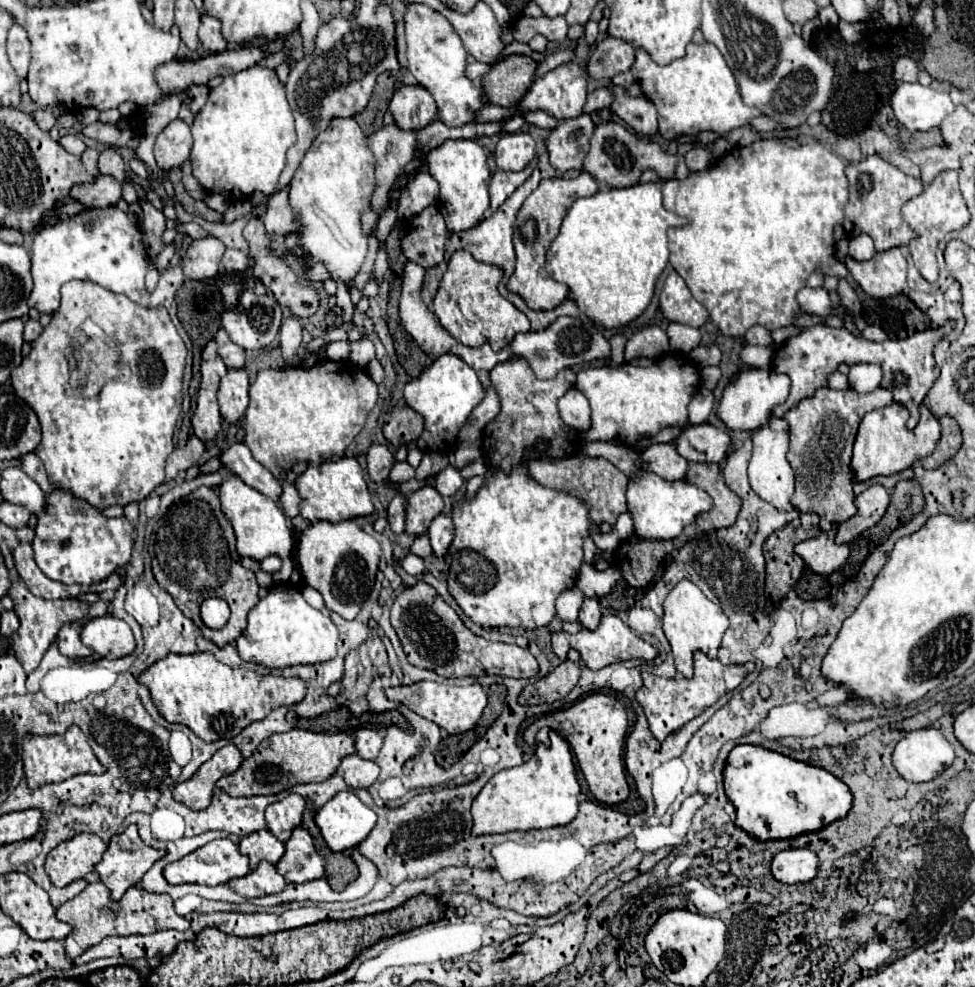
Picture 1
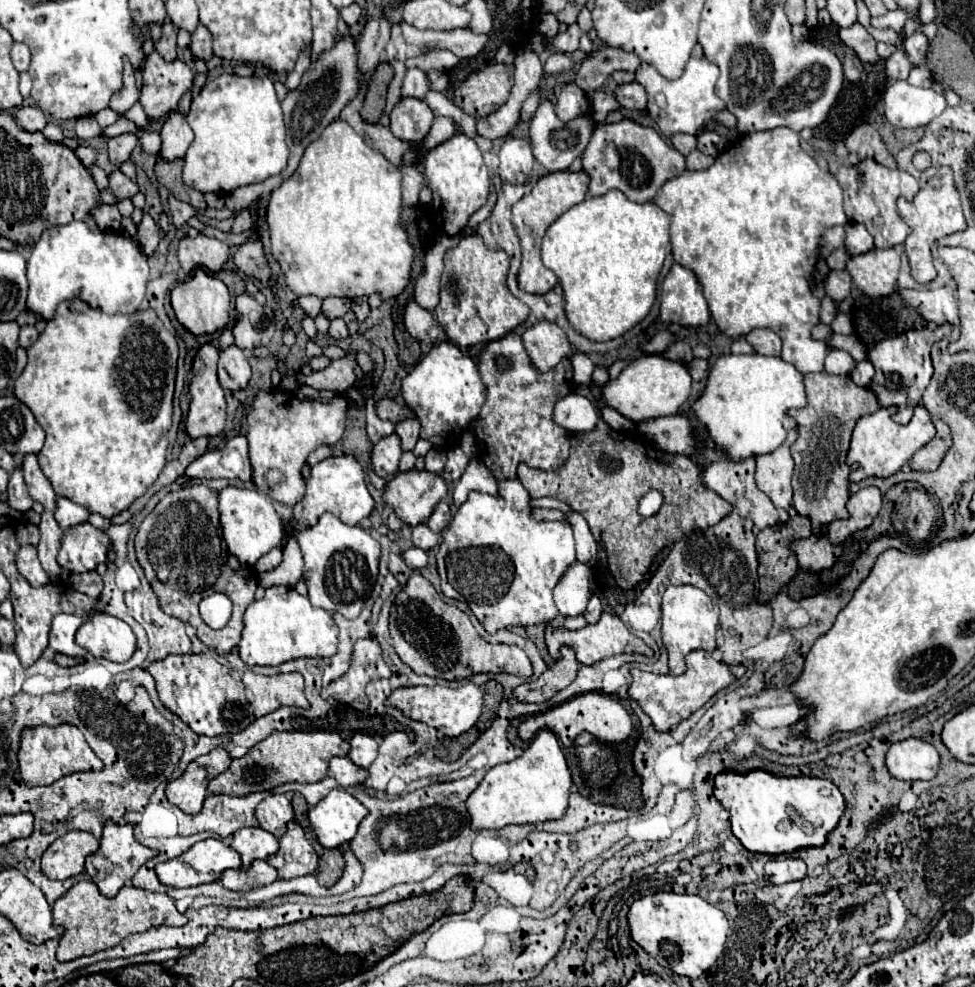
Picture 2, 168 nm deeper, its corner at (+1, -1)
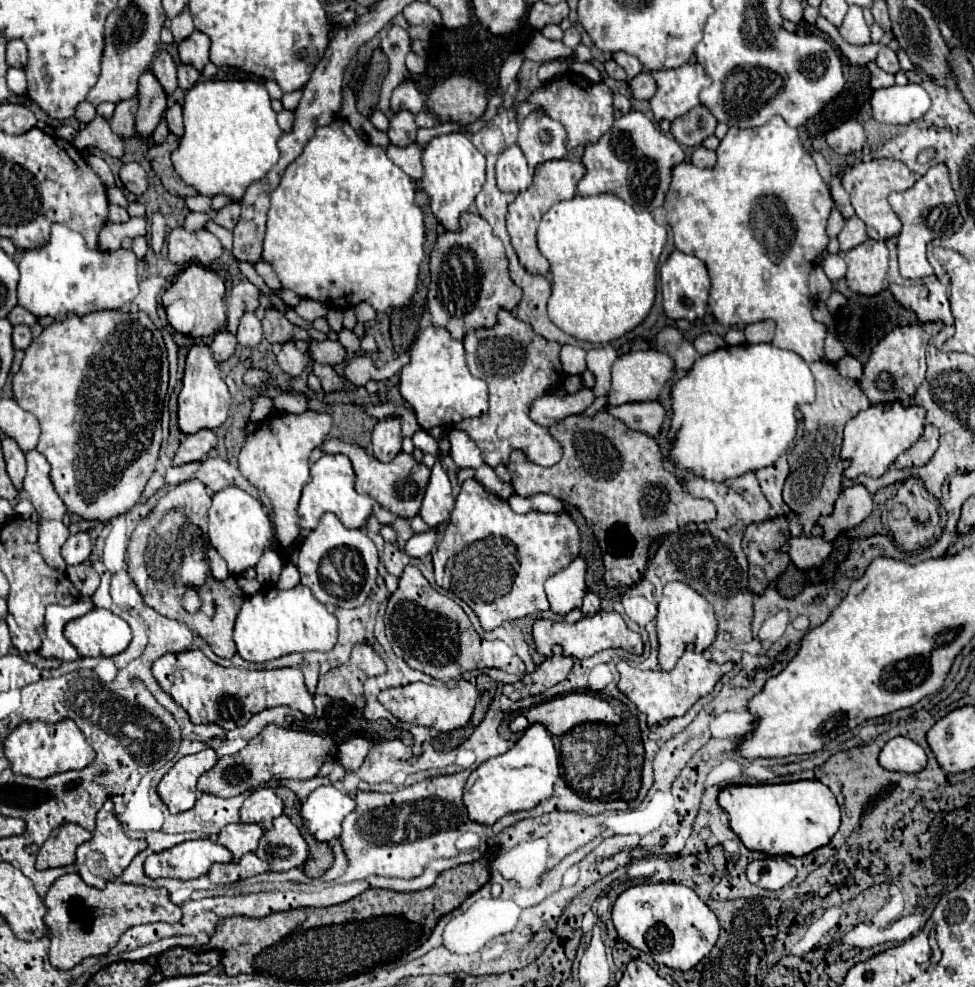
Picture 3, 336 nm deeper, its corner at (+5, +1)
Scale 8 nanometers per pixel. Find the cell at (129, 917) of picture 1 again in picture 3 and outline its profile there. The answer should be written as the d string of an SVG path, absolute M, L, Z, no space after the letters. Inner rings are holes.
M65 874L57 878L45 896L45 906L47 914L43 922L49 928L51 938L49 962L57 970L71 970L81 964L83 958L107 954L119 942L121 934L131 926L147 922L173 924L181 920L181 908L169 900L169 892L165 888L107 882L107 886L99 890L87 886L79 874ZM77 902L83 902L83 906L87 908L85 918L77 912Z

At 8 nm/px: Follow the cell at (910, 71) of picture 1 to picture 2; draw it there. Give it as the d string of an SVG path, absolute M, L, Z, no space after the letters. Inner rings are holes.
M895 50L887 60L885 60L885 72L891 80L907 80L913 64L907 60L903 50Z

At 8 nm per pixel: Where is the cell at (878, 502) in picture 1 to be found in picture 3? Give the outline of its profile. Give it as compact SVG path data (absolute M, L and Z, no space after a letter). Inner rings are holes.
M855 484L845 488L839 494L833 512L825 518L819 518L819 524L823 528L823 538L827 542L835 540L839 532L861 524L871 514L871 510L873 510L873 500L865 486Z

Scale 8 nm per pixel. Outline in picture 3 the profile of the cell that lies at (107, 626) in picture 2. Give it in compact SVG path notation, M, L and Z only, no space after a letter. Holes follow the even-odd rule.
M93 608L65 626L65 638L81 656L115 656L129 646L129 624L105 608Z

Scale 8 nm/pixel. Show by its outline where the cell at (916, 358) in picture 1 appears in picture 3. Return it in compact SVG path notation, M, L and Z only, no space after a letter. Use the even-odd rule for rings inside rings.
M913 324L893 328L879 344L873 348L869 362L863 368L863 376L859 380L861 390L869 398L871 404L893 404L901 402L905 406L913 404L913 396L919 384L925 380L927 371L926 351L928 343L923 338L923 325Z

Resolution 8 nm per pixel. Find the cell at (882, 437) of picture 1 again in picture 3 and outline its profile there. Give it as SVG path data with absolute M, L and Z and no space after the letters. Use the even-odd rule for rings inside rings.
M895 402L889 410L881 406L871 406L869 410L853 416L845 424L845 434L843 434L841 458L849 460L849 468L843 472L843 476L857 478L859 474L865 474L871 478L879 478L897 460L899 454L903 454L921 438L923 420L925 420L925 410L921 406L905 408L901 402Z

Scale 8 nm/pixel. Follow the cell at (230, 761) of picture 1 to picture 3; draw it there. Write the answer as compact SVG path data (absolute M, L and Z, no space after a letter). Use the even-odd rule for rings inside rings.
M207 748L191 756L183 756L175 766L161 778L157 786L159 798L167 804L171 814L185 812L195 806L195 784L217 762L215 750Z

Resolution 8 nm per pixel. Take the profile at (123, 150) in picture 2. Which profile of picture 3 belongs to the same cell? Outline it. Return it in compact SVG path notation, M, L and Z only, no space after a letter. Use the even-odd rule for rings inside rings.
M137 96L129 98L129 100L121 100L115 106L115 114L111 116L111 124L113 124L113 132L117 132L123 138L135 136L135 112L137 112Z

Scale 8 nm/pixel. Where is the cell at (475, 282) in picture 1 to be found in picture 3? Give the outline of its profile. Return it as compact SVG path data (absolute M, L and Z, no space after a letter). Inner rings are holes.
M463 212L461 218L459 218L459 222L461 222L461 232L445 232L445 234L441 234L437 238L437 244L435 244L433 252L431 252L431 284L429 284L429 294L427 294L427 306L429 306L429 312L433 316L433 326L447 328L455 340L463 340L463 336L465 336L465 332L469 328L489 328L489 326L493 326L497 322L497 312L501 308L513 310L519 304L519 300L521 300L521 288L509 276L509 262L507 262L503 244L501 244L501 240L497 236L493 236L493 230L489 228L489 224L479 214L471 214L471 212Z

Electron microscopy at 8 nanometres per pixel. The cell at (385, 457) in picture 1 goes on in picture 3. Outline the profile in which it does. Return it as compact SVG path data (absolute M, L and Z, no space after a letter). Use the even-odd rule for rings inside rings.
M389 416L375 424L371 450L381 462L389 462L401 452L401 420L397 416Z

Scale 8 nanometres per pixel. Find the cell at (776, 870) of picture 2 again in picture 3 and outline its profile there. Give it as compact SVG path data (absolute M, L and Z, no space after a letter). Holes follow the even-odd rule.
M773 856L773 858L749 862L745 868L745 874L749 882L759 888L779 890L795 878L797 870L789 862L785 862L781 856Z

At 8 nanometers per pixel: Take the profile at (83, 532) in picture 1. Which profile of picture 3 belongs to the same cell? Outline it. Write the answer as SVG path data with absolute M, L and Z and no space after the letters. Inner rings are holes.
M77 532L71 534L67 542L61 546L61 556L67 564L81 564L89 558L91 548L93 548L91 536L87 532Z

